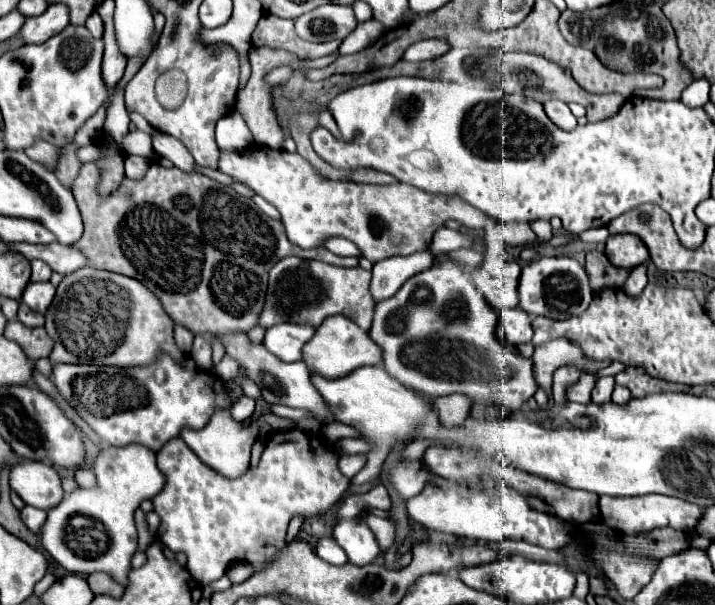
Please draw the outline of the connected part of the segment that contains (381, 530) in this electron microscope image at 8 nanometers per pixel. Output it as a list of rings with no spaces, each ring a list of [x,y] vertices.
[[[370,513],[362,515],[362,519],[368,523],[368,527],[372,527],[374,535],[380,541],[382,551],[392,545],[392,541],[394,541],[394,523],[390,519],[382,519],[382,517],[376,517],[376,515],[370,515]]]

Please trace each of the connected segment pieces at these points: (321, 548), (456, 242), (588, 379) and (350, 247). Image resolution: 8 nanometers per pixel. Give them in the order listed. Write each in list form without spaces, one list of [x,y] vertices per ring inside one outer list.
[[[318,539],[316,543],[316,555],[324,561],[328,561],[330,565],[344,565],[348,561],[348,557],[340,551],[340,547],[336,545],[334,539]]]
[[[442,227],[434,233],[430,251],[434,255],[442,255],[442,253],[448,253],[448,251],[454,251],[454,249],[460,249],[460,247],[470,247],[470,245],[472,245],[472,241],[466,235],[462,235],[460,231]]]
[[[592,373],[584,375],[580,381],[572,383],[572,387],[566,389],[566,397],[568,401],[576,401],[576,403],[590,403],[590,391],[596,383],[596,377]]]
[[[338,237],[338,239],[328,239],[328,241],[324,243],[324,247],[330,249],[332,253],[336,253],[336,255],[342,255],[342,257],[360,257],[360,249],[358,249],[354,243],[342,239],[342,237]]]

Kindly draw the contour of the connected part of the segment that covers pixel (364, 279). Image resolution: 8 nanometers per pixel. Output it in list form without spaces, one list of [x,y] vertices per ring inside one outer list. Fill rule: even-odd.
[[[284,257],[270,269],[264,311],[256,327],[270,329],[276,323],[300,323],[318,327],[326,317],[344,315],[360,329],[368,331],[372,325],[374,301],[368,291],[370,271],[362,267],[336,267],[324,261],[306,261],[300,257]]]

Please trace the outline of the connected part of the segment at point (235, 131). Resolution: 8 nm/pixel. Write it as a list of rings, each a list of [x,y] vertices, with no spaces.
[[[236,111],[218,121],[216,143],[220,151],[238,151],[238,153],[252,145],[252,133]]]

